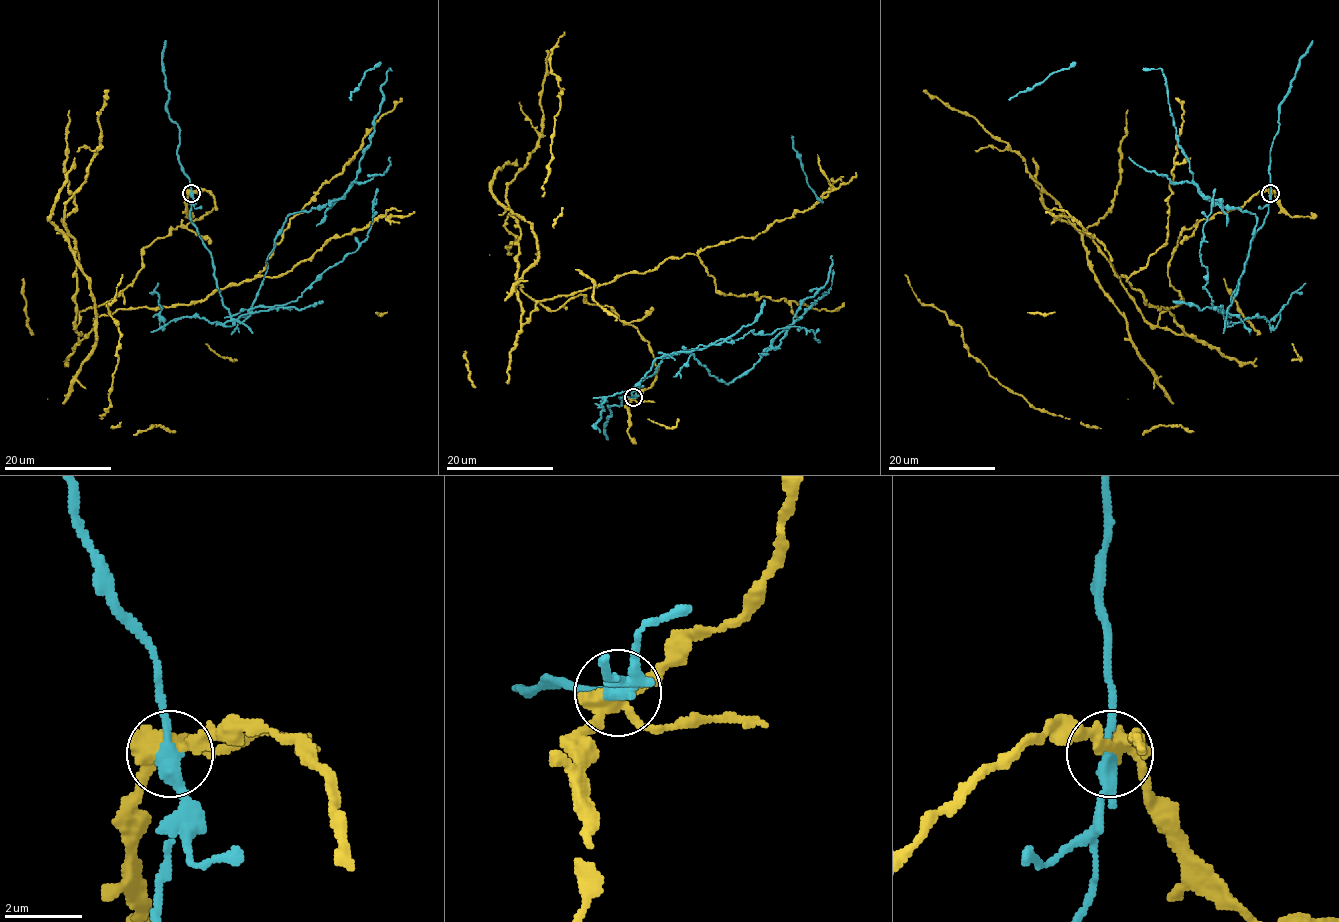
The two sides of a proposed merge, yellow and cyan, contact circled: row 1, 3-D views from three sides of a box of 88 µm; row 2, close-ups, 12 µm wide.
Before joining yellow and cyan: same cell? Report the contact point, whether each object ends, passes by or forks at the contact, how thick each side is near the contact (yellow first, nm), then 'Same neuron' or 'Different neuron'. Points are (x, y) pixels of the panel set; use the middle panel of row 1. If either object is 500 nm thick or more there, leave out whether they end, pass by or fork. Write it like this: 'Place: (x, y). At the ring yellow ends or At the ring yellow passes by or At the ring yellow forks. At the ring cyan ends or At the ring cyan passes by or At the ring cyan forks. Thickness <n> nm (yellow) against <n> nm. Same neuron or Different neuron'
Place: (633, 397). At the ring yellow forks. At the ring cyan passes by. Thickness 340 nm (yellow) against 340 nm. Different neuron

